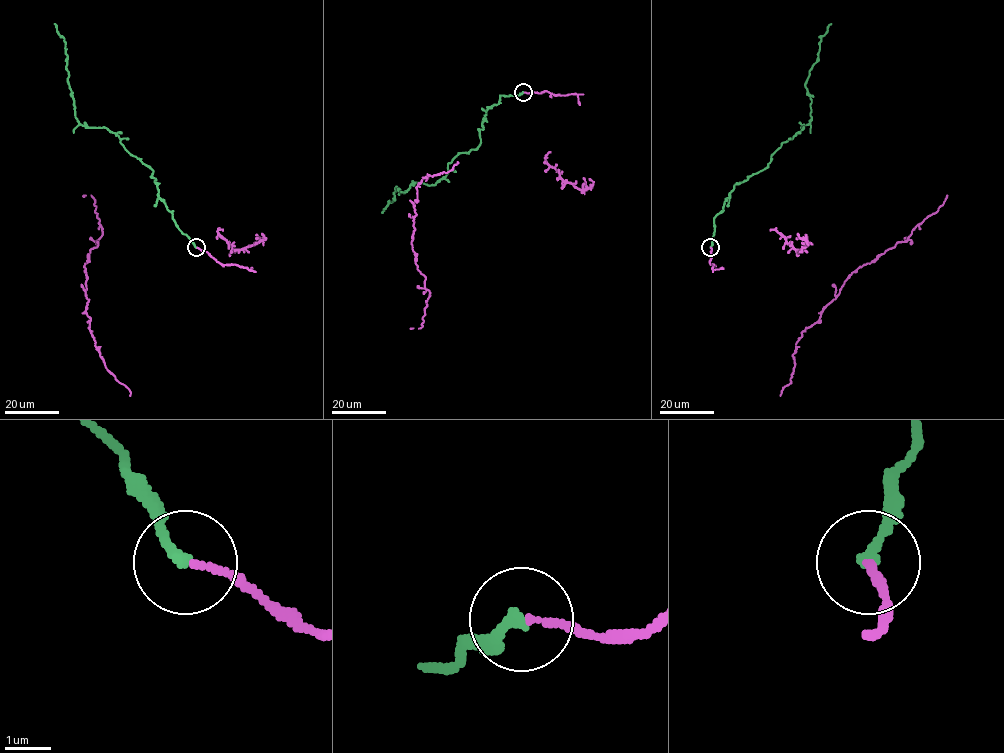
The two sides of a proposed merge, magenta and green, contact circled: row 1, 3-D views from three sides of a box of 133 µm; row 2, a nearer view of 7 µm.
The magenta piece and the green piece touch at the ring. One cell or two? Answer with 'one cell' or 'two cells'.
one cell

